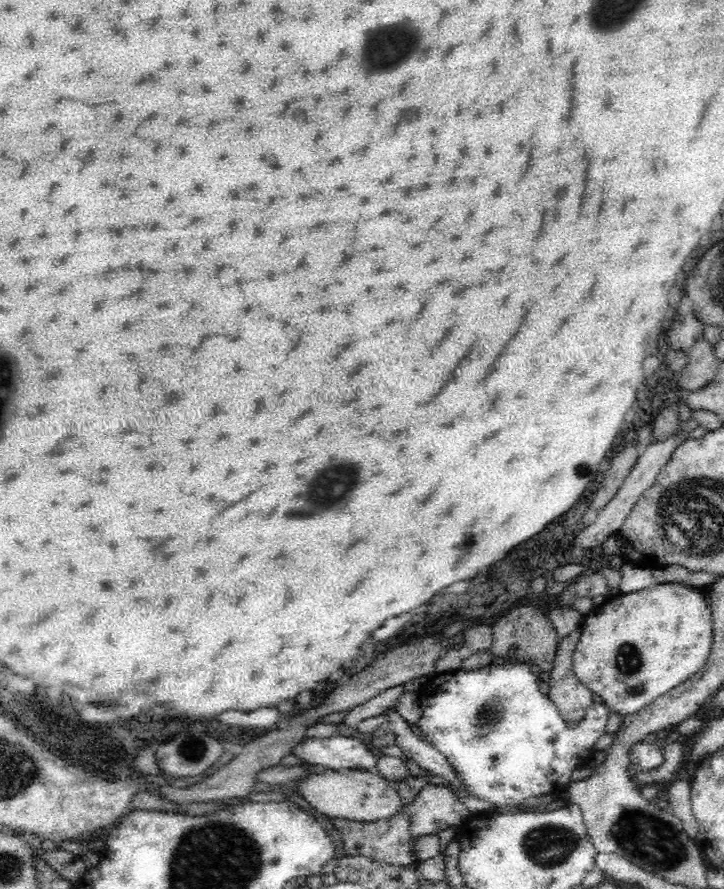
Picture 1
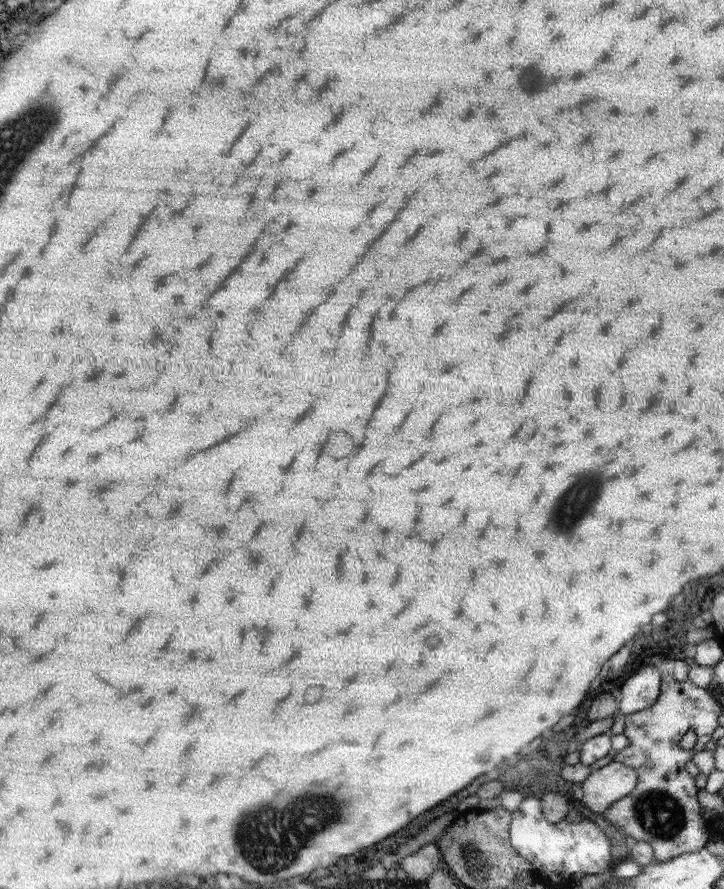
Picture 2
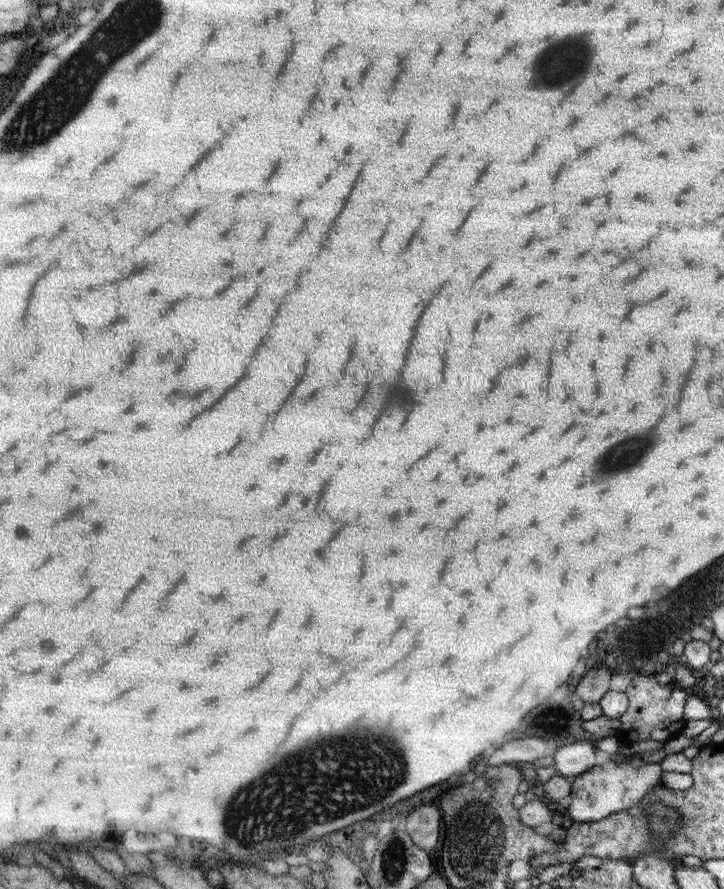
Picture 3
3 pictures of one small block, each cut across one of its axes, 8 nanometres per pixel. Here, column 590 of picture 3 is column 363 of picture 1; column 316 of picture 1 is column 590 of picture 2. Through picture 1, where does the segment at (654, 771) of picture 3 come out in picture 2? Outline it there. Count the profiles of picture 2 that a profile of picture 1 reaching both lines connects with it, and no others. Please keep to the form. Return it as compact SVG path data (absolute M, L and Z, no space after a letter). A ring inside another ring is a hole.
M609 762L603 768L591 770L591 774L581 782L583 798L577 802L585 814L605 812L613 802L631 794L637 786L637 772L625 764Z

